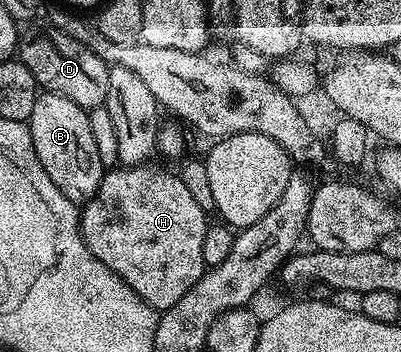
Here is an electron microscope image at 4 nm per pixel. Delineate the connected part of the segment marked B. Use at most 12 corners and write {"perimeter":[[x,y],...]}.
{"perimeter":[[37,94],[34,153],[71,203],[89,203],[106,169],[88,111]]}

